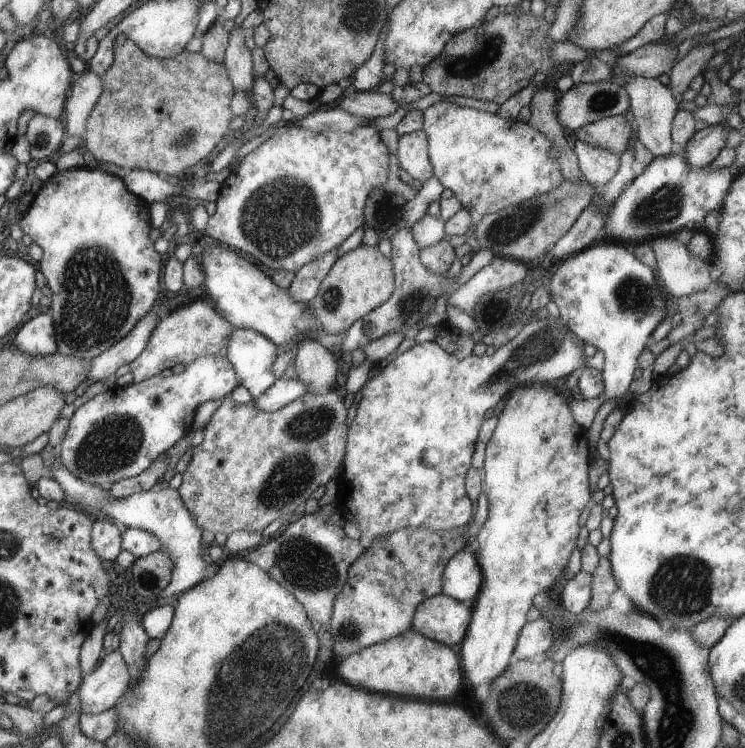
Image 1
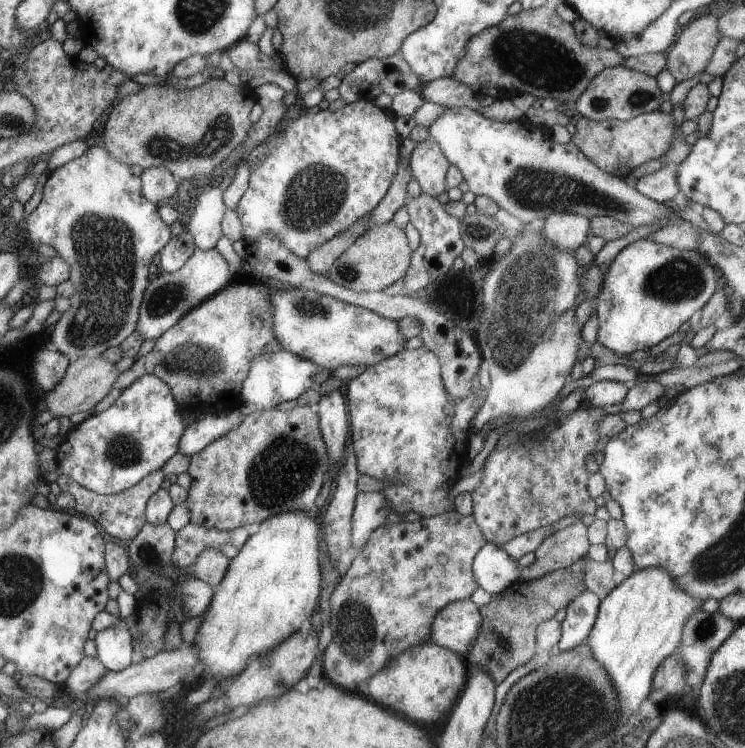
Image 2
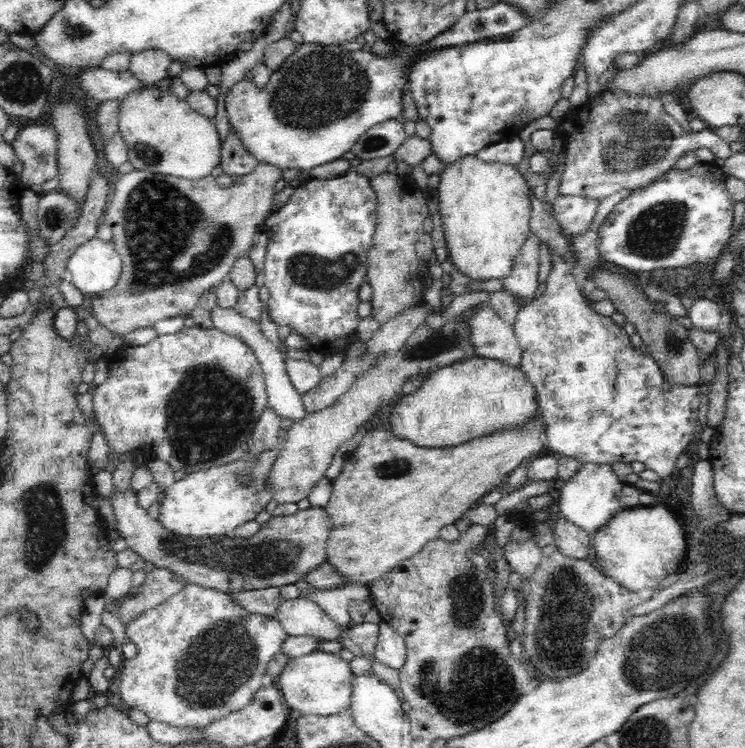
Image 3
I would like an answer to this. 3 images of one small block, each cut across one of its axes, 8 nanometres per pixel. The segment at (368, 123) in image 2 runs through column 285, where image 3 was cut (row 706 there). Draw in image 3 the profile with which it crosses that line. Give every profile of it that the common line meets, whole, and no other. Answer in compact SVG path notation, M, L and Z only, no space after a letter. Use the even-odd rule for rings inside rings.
M186 583L177 593L166 598L165 601L158 603L158 606L146 610L136 621L126 626L126 635L128 641L135 644L138 653L135 658L125 659L120 667L118 679L120 681L120 695L122 700L128 706L128 710L137 708L142 710L150 720L163 722L173 727L182 729L201 729L208 726L211 722L230 714L231 712L243 709L247 704L252 702L253 696L263 686L267 684L266 670L270 660L281 650L281 645L289 636L282 624L277 618L271 618L270 615L251 614L244 607L238 605L230 593L214 589L214 587L203 587L196 583Z

